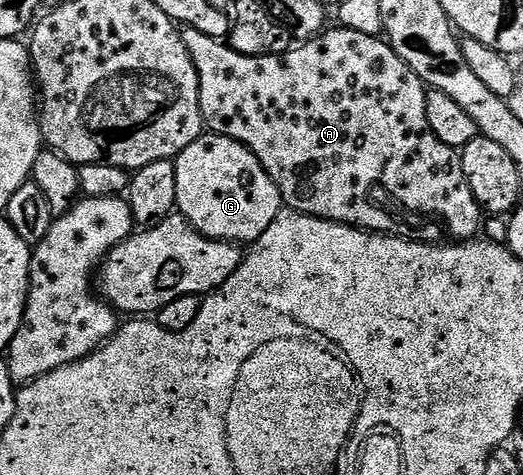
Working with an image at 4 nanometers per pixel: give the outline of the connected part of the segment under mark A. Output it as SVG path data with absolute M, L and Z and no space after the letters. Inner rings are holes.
M185 26L180 29L183 42L193 59L195 70L199 74L199 102L201 103L201 117L205 119L205 128L210 133L226 136L244 144L255 158L267 170L267 174L275 182L279 190L284 207L294 212L302 212L315 218L333 220L337 224L349 224L353 218L357 218L357 228L363 228L374 234L388 234L401 236L405 240L420 240L422 242L441 242L448 238L453 242L472 240L482 231L483 210L478 206L476 198L471 194L471 186L467 186L467 178L463 174L461 157L458 149L447 146L435 138L435 130L431 130L431 122L427 122L427 98L425 97L427 85L395 54L395 50L381 36L363 34L358 30L344 28L342 26L326 27L321 35L314 36L306 44L290 48L288 52L254 56L248 51L236 52L226 41L216 40L199 30ZM373 180L387 182L389 192L393 194L395 202L399 204L399 216L393 218L393 222L385 222L383 226L383 214L377 210L365 206L363 196L365 190L371 186Z

